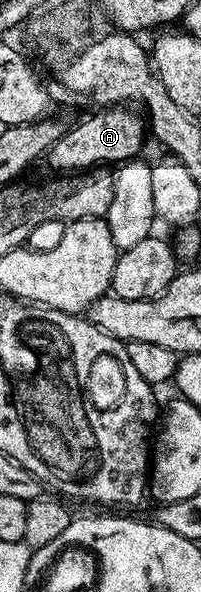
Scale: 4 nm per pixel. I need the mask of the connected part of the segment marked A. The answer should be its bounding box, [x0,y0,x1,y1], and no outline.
[44,105,148,173]

